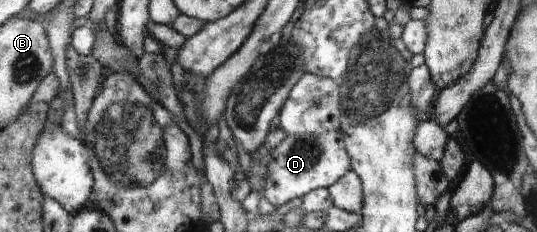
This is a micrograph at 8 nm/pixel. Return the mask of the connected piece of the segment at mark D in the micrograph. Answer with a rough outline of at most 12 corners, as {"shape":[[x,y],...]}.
{"shape":[[342,133],[286,135],[262,195],[280,207],[351,169]]}

